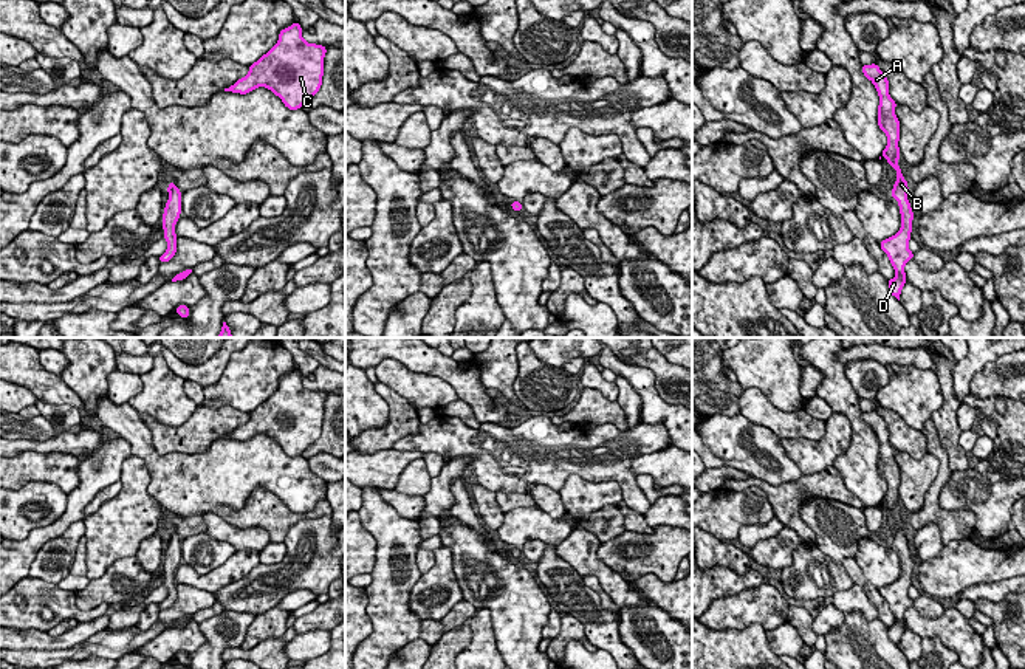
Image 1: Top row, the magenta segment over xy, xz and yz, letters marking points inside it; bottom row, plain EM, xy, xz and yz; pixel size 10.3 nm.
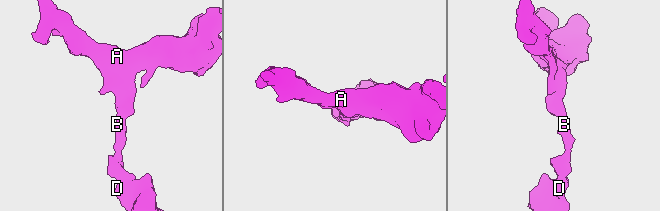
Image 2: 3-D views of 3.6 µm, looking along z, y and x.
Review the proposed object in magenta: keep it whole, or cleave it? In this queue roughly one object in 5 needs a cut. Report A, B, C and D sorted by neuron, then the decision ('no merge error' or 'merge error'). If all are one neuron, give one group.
A B C D; no merge error

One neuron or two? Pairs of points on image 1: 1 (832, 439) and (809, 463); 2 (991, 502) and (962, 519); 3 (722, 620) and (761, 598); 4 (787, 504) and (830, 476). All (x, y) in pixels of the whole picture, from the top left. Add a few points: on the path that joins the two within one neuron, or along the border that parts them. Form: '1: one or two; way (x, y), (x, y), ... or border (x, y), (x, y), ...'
1: one; way (827, 445), (815, 457)
2: two; border (939, 499), (943, 508), (968, 508), (976, 528)
3: one; way (731, 612), (751, 606)
4: one; way (798, 493), (807, 487), (819, 485)

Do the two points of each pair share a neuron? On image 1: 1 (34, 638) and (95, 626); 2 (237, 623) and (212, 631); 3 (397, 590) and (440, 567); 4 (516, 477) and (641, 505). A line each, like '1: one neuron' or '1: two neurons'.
1: one neuron
2: one neuron
3: two neurons
4: one neuron

